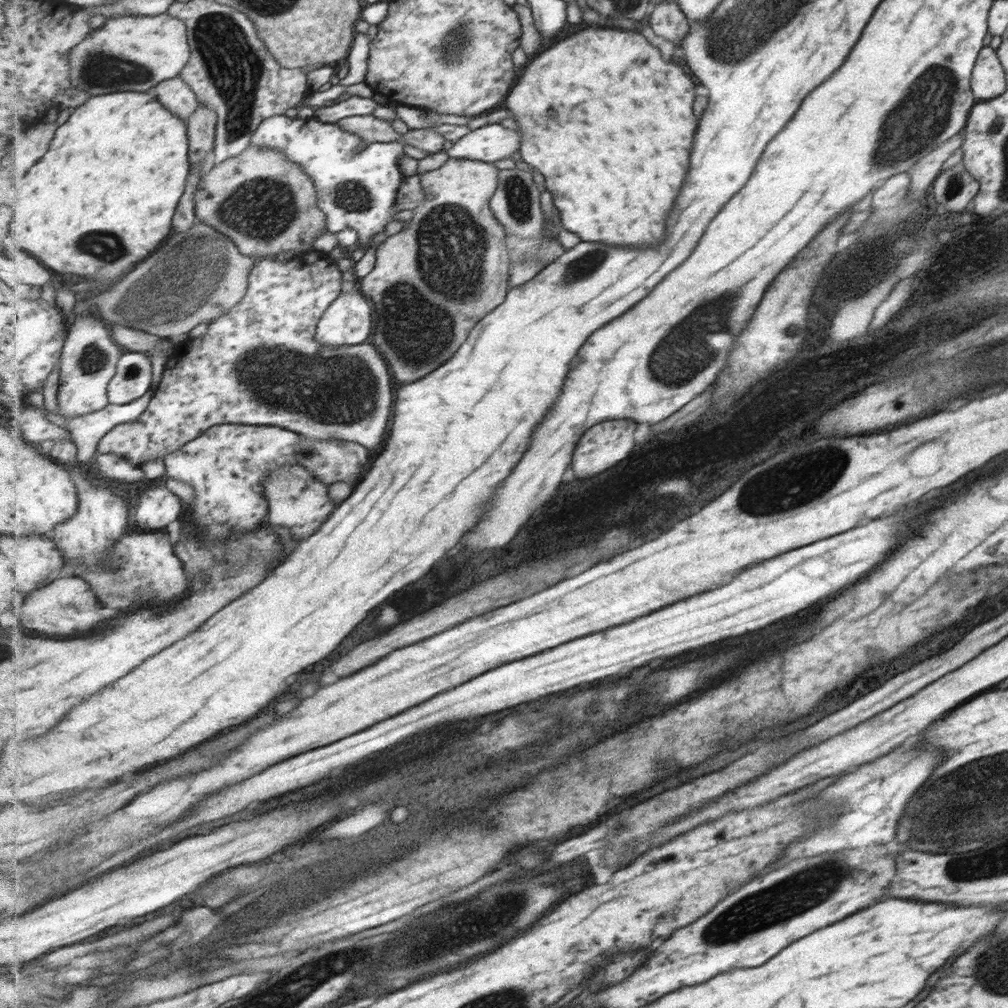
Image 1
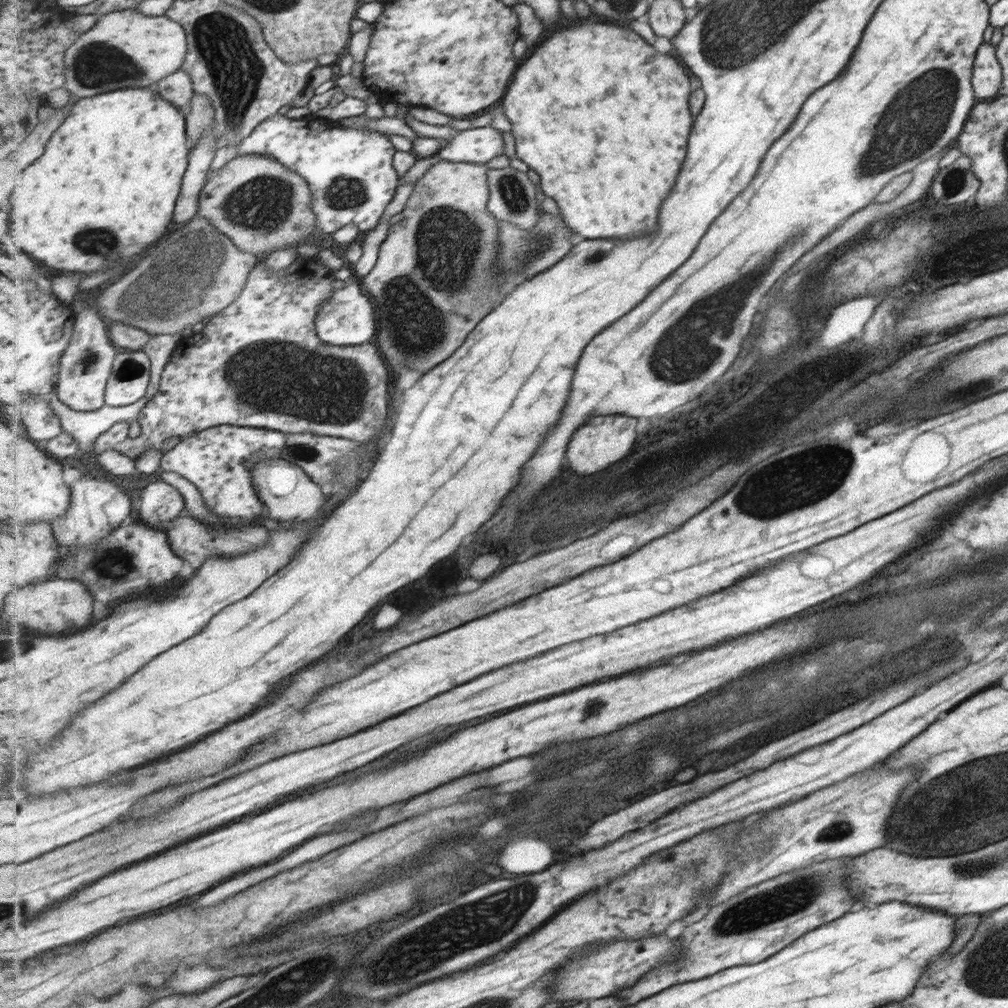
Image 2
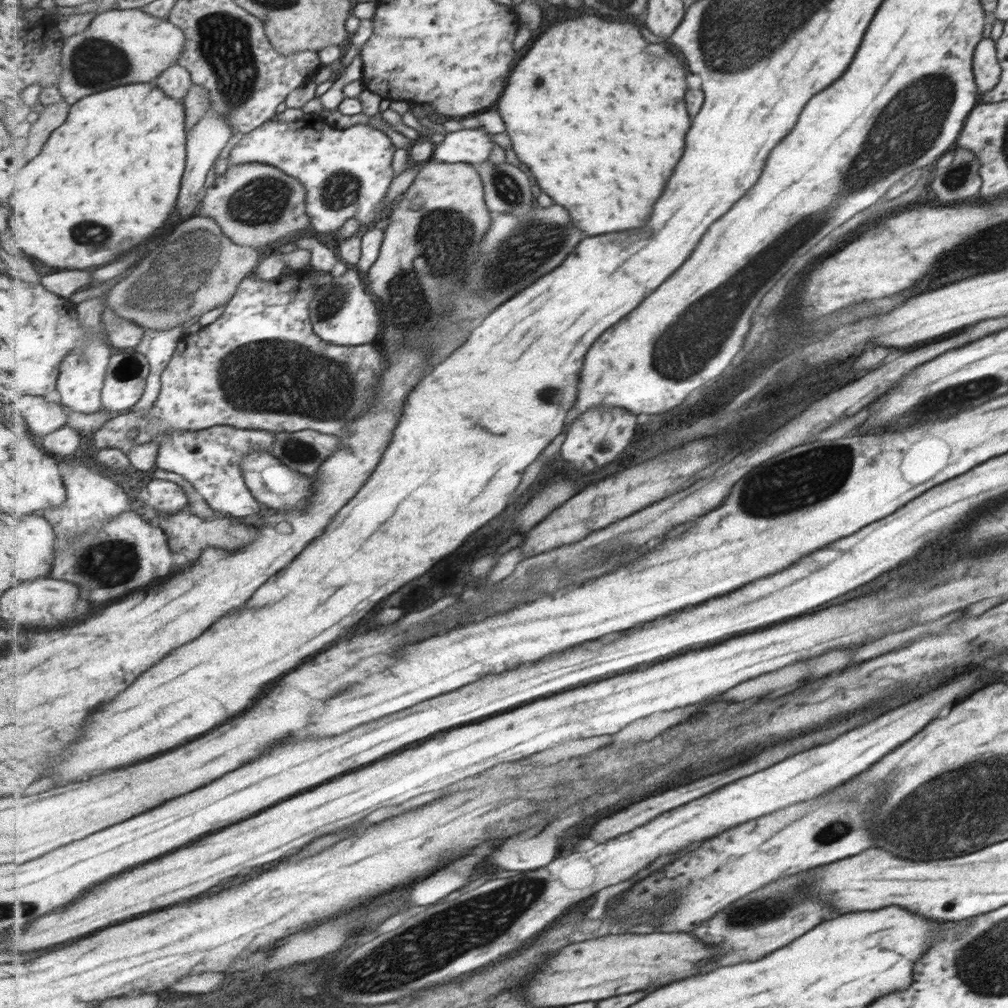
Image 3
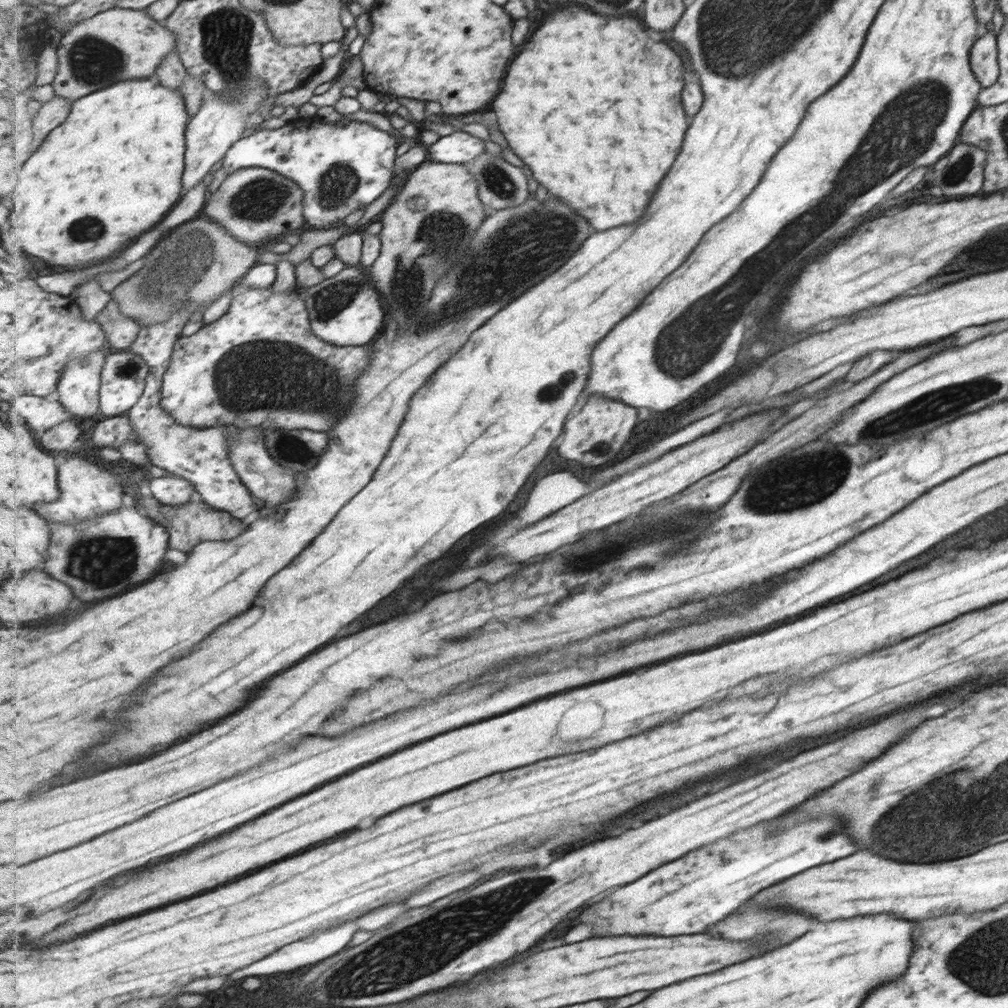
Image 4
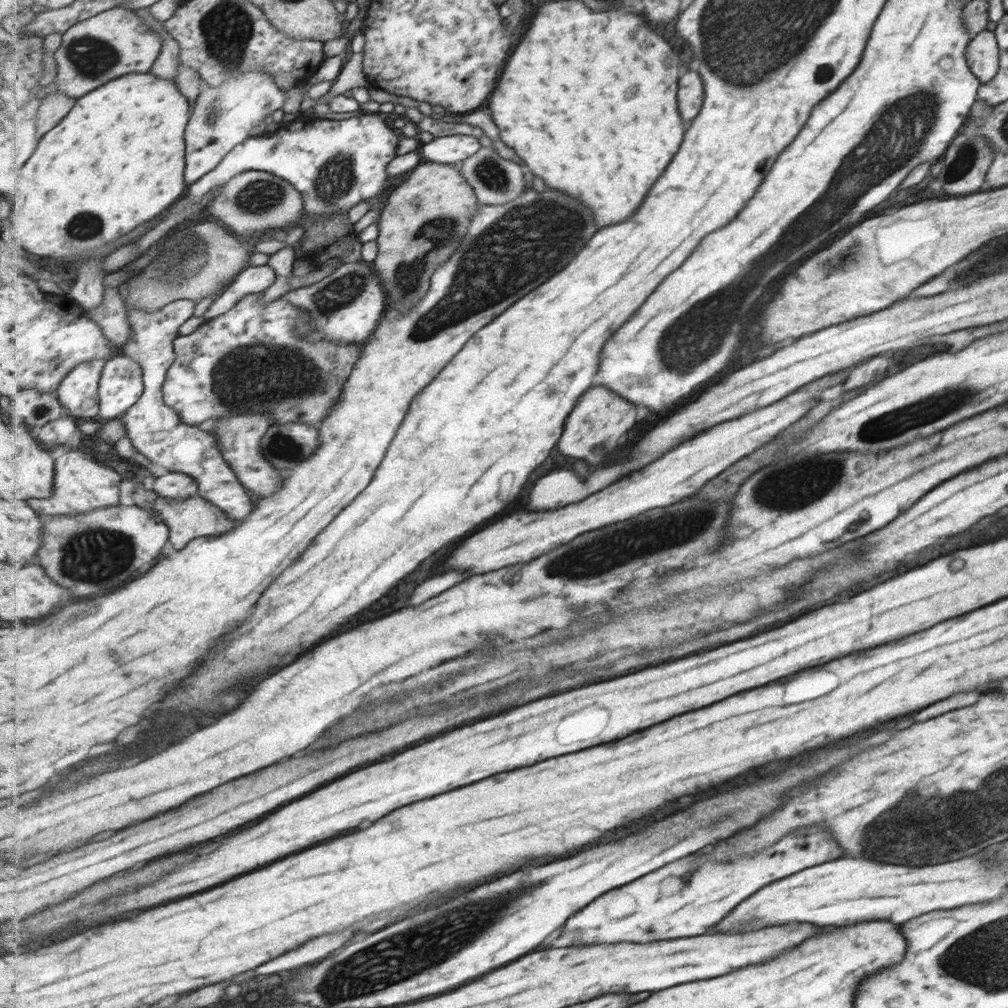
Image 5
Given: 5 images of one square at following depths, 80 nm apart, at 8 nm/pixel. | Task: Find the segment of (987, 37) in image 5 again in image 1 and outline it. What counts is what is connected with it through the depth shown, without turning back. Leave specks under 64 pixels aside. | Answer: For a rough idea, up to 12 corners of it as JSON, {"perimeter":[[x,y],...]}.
{"perimeter":[[983,48],[970,89],[989,101],[1006,89],[1005,74],[991,48]]}

